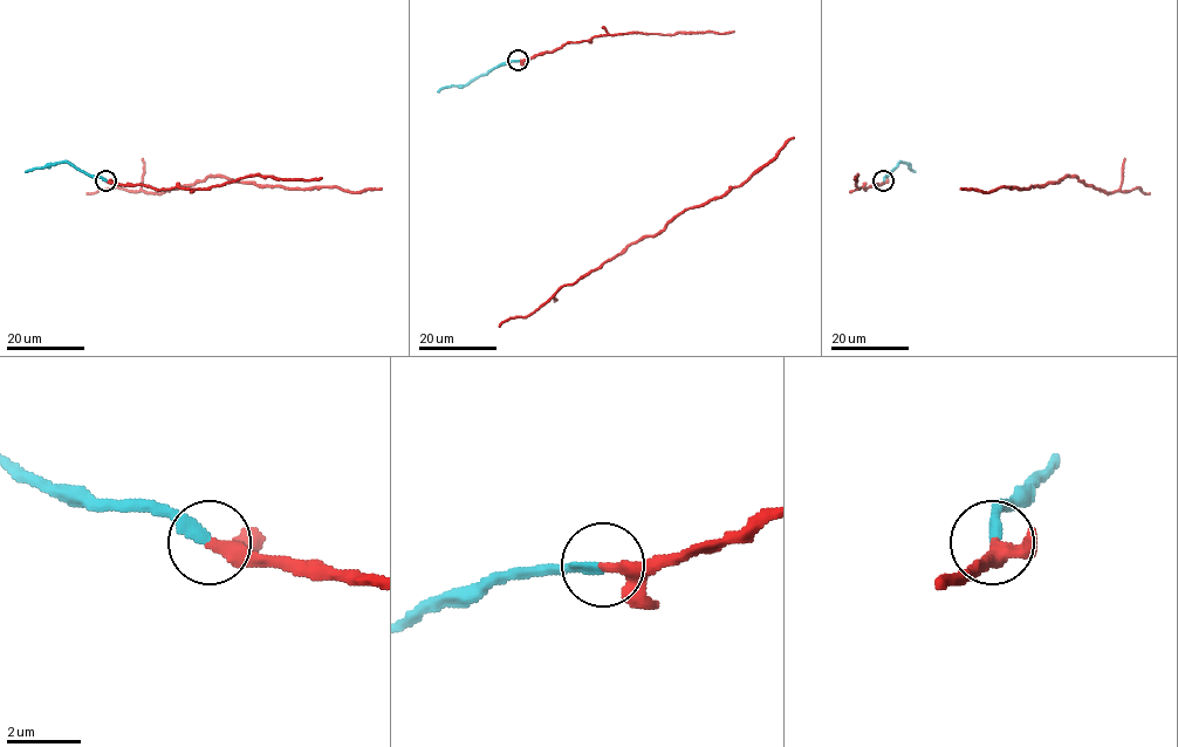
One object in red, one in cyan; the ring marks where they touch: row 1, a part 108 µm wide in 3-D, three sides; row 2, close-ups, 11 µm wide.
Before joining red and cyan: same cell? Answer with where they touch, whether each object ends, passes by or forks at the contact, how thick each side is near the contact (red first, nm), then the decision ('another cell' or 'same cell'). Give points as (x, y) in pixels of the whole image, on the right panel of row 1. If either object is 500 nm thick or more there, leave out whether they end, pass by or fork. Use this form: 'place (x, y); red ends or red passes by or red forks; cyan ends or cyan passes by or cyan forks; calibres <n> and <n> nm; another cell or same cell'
place (883, 180); red ends; cyan ends; calibres 360 and 300 nm; another cell

